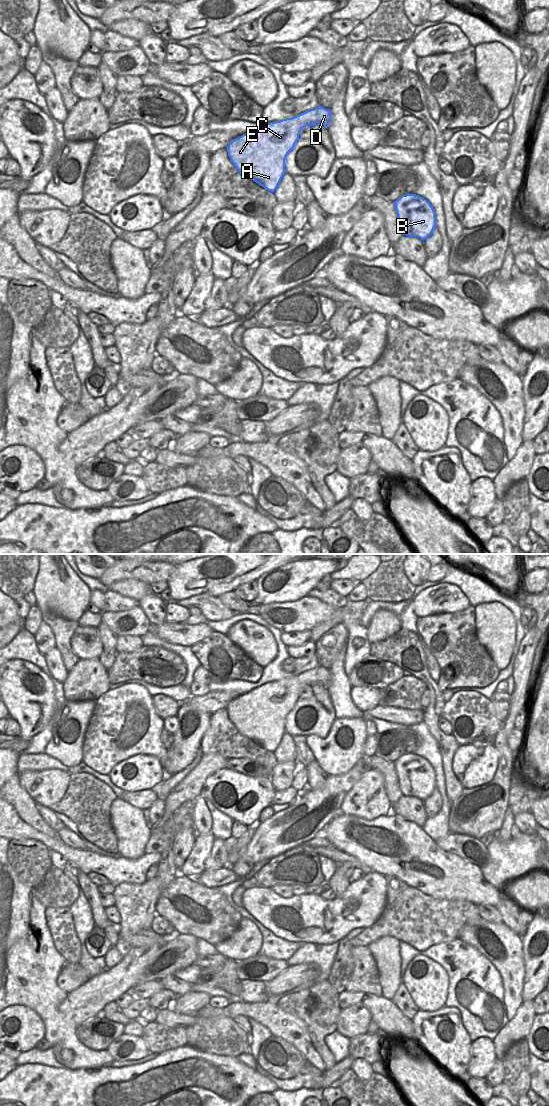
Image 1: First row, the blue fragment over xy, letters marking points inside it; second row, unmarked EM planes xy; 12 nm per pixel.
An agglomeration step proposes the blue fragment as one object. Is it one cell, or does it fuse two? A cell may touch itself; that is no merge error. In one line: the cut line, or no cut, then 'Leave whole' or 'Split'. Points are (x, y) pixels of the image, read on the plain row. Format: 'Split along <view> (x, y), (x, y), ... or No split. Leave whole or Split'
No split. Leave whole

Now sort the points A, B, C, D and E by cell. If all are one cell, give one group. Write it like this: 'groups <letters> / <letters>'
groups A B C D E

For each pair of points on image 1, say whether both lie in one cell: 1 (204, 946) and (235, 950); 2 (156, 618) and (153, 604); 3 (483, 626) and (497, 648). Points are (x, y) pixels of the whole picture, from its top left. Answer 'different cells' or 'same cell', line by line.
1: different cells
2: same cell
3: same cell

